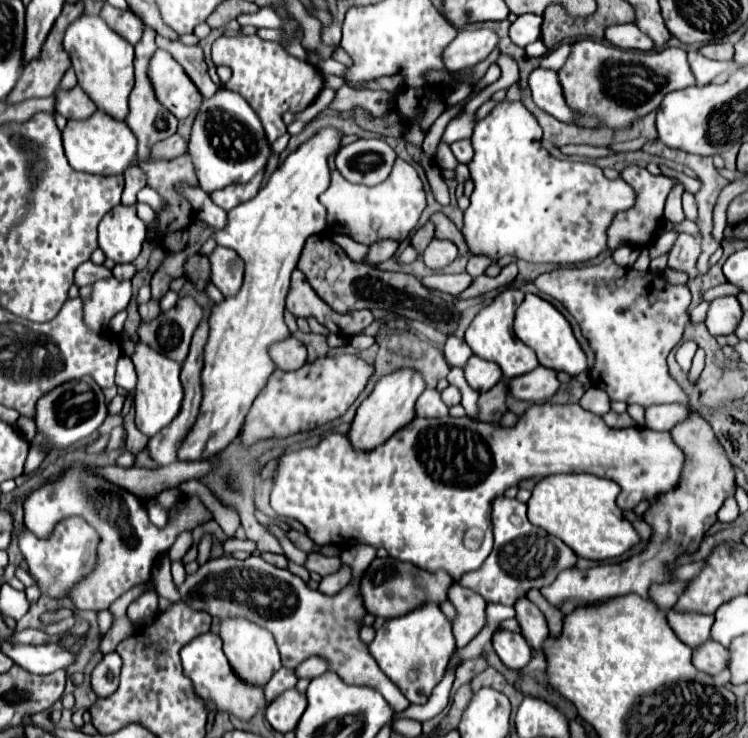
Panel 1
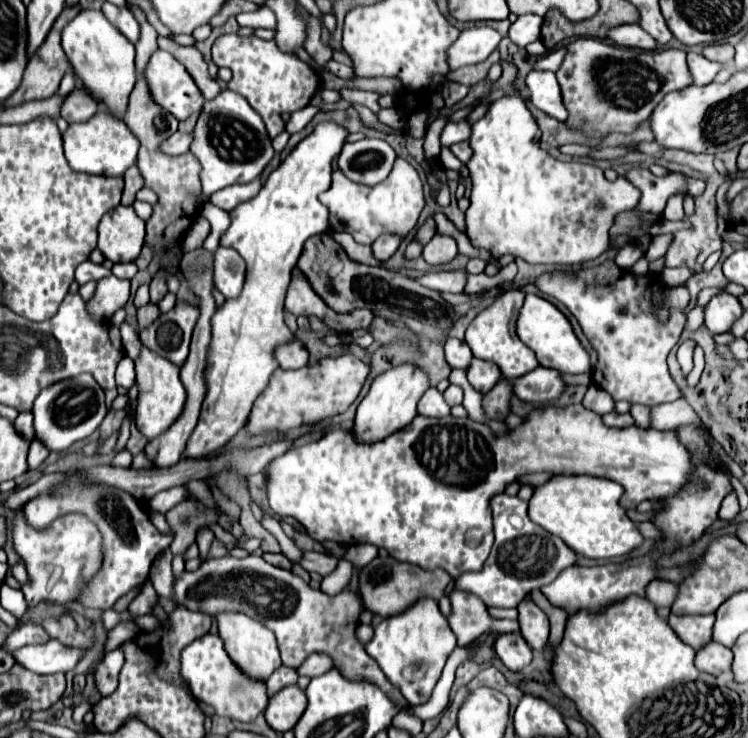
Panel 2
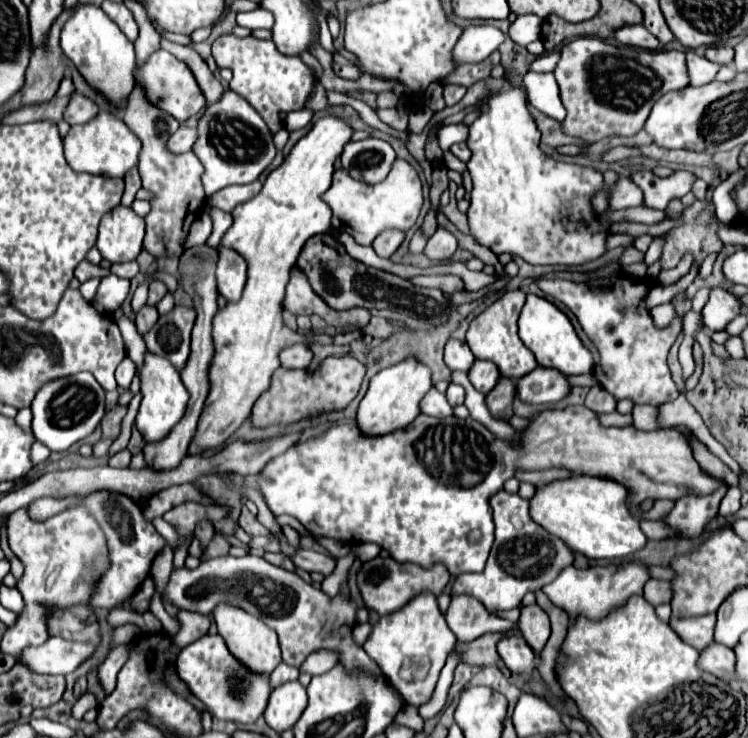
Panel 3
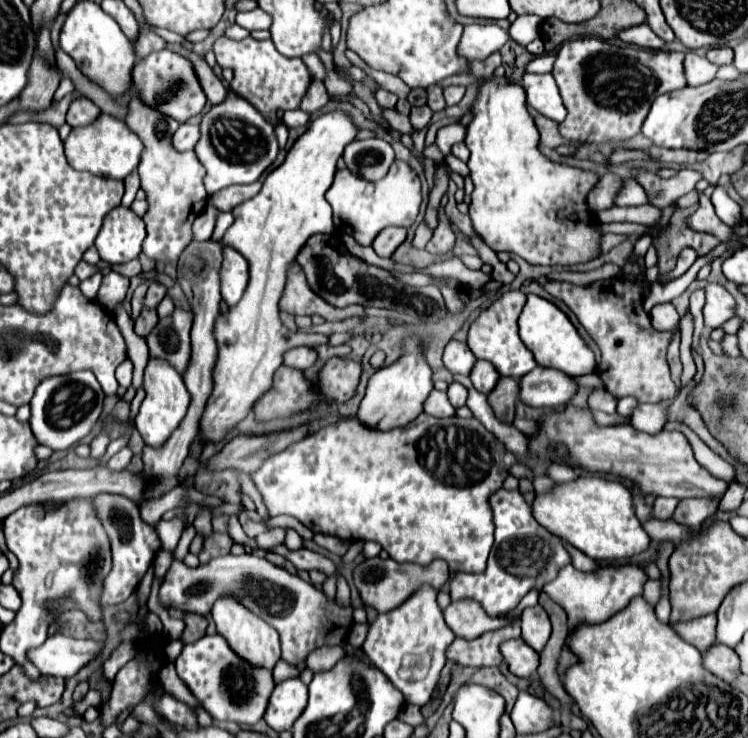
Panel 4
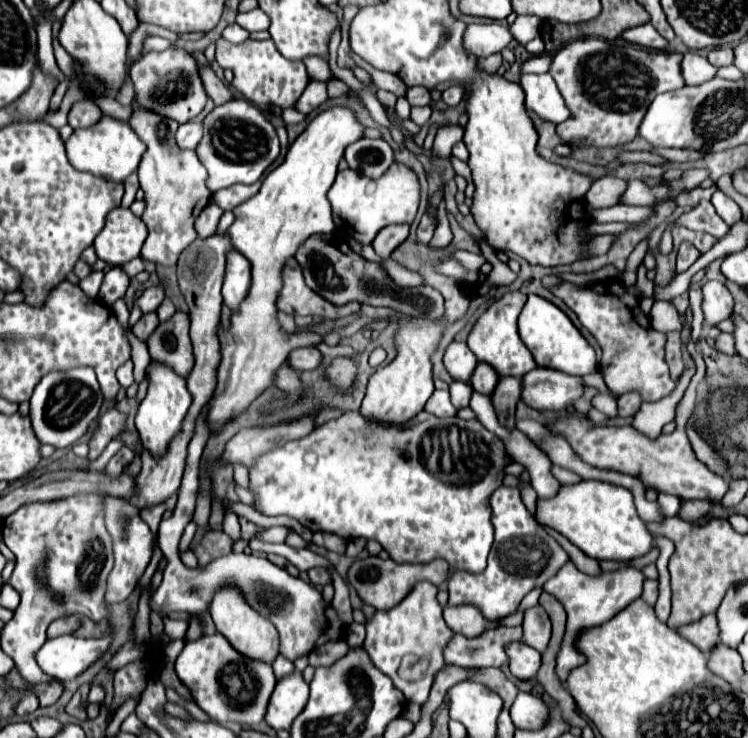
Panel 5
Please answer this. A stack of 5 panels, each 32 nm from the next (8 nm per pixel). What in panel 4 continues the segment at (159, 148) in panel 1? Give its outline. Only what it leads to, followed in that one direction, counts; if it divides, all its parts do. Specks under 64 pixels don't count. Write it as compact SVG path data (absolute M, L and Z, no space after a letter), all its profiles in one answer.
M180 124L172 142L176 144L176 150L184 152L184 150L194 150L198 140L200 140L200 126L198 124Z

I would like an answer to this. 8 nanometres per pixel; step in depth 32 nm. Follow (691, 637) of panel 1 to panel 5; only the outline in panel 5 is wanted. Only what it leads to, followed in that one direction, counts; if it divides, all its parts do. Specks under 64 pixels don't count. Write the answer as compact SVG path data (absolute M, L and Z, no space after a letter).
M714 614L700 618L696 624L688 624L688 628L678 628L678 634L698 646L704 654L712 652L720 642L720 630Z

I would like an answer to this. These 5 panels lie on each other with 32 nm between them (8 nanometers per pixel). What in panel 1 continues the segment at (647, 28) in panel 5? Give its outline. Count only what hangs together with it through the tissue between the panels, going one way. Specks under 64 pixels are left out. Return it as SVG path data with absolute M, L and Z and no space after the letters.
M620 24L606 28L606 40L614 46L628 48L628 50L652 50L654 42L636 26L636 24Z

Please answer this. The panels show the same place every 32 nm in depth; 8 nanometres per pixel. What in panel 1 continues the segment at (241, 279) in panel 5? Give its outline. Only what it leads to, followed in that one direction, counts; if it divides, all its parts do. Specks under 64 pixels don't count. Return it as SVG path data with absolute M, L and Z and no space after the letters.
M218 246L209 255L211 264L211 281L224 296L236 296L244 278L242 258L224 246Z

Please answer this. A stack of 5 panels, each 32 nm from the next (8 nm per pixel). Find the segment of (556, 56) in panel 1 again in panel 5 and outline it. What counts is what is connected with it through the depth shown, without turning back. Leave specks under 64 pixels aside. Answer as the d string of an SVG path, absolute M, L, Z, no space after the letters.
M549 54L532 56L522 64L522 74L541 74L549 70L552 57Z

